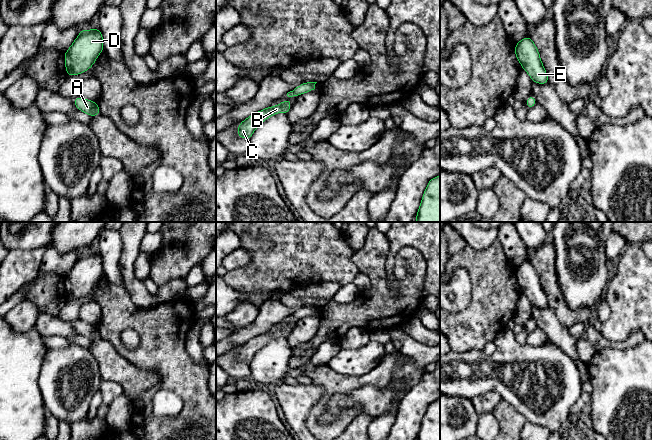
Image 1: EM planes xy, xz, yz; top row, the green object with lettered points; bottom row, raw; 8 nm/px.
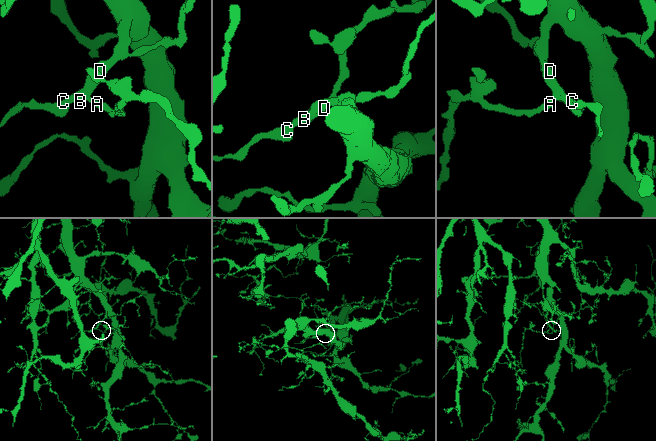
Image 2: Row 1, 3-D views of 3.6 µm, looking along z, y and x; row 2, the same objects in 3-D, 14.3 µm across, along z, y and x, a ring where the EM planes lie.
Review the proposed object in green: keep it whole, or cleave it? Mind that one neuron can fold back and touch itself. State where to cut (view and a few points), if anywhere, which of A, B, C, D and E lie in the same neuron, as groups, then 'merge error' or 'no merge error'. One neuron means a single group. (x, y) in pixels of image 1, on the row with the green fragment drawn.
no cut | A B C D E | no merge error

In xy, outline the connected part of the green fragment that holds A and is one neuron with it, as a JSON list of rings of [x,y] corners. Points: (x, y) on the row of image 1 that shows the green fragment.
[[[78,96],[72,102],[78,110],[88,114],[91,117],[101,114],[97,101],[87,100],[81,96]]]

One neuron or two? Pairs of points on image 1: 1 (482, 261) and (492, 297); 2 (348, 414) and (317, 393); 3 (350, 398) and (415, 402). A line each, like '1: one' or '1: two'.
1: one
2: two
3: two

